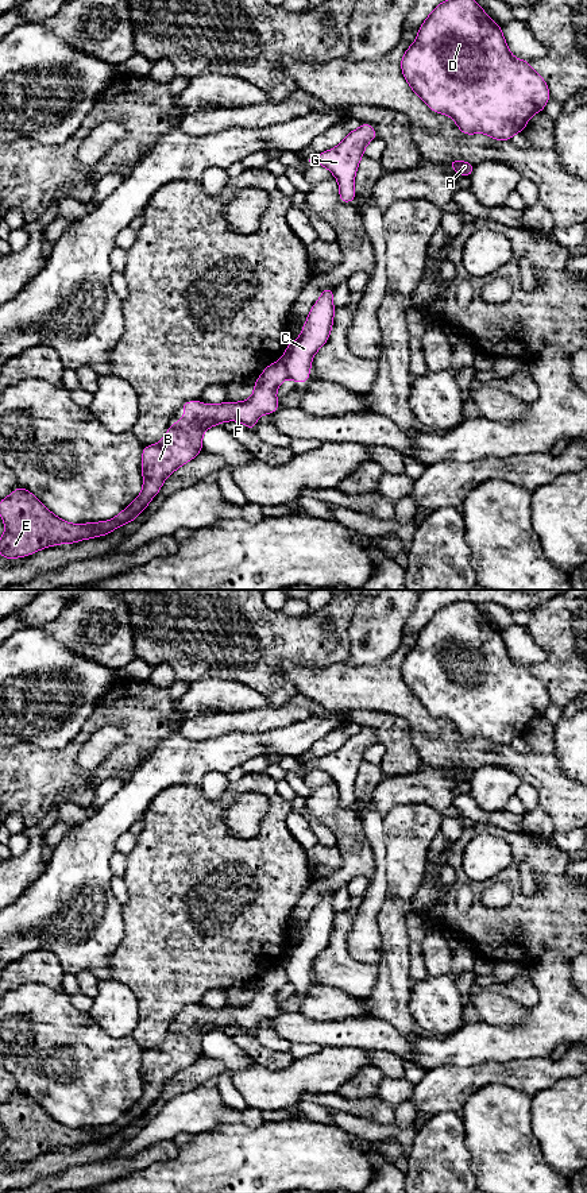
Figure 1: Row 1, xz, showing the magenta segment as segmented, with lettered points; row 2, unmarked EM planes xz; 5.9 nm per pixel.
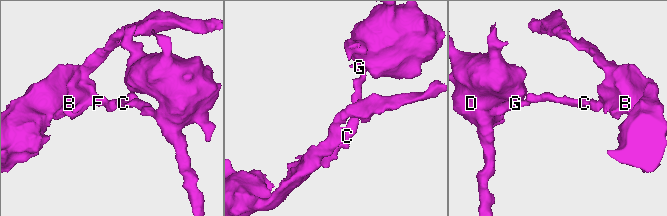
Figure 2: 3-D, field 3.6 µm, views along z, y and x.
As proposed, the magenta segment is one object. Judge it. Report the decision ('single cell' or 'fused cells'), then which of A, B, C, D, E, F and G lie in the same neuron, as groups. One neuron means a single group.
fused cells; A C D G / B E F

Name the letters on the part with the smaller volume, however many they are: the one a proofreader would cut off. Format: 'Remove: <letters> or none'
Remove: B, E, F

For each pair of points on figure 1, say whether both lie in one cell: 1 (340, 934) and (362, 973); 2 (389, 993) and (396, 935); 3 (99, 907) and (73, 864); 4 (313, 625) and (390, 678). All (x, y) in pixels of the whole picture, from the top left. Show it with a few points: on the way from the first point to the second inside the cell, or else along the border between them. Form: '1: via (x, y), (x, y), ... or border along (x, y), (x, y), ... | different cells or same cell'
1: via (340, 945), (340, 954), (351, 965) | same cell
2: via (394, 979), (396, 950) | same cell
3: via (88, 896), (78, 881), (78, 875) | same cell
4: border along (344, 660), (325, 666), (313, 666) | different cells

